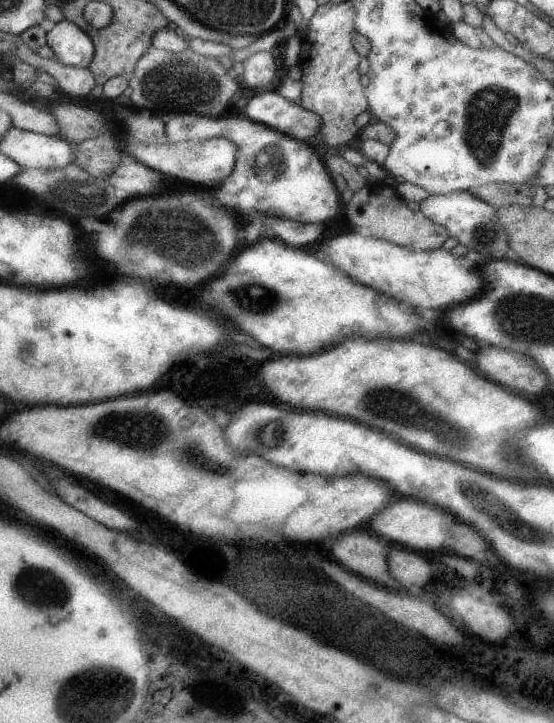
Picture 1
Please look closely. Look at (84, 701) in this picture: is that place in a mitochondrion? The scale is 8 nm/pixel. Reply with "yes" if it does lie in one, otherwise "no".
yes

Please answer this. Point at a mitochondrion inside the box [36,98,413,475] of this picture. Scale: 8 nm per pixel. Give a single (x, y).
(175, 227)

